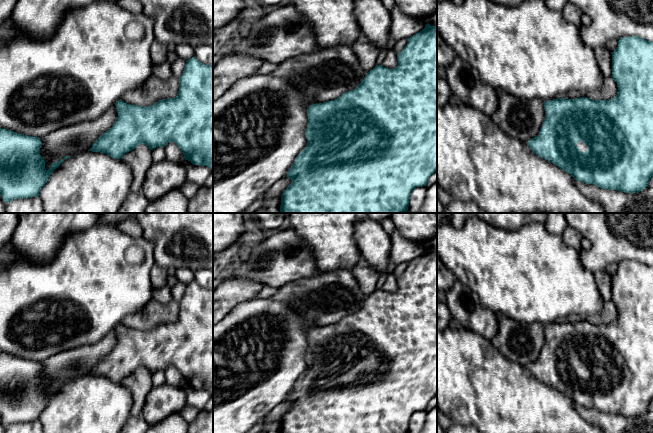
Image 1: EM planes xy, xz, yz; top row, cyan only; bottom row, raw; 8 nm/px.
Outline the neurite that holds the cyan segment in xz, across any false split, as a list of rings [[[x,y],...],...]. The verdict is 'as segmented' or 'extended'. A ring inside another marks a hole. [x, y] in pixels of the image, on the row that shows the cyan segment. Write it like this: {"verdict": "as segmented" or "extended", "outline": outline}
{"verdict": "as segmented", "outline": [[[428,23],[422,31],[408,38],[407,45],[397,53],[397,60],[396,68],[376,65],[355,89],[332,101],[308,107],[307,145],[287,172],[286,177],[292,182],[281,195],[279,213],[407,213],[411,192],[416,187],[426,186],[429,177],[437,170],[437,27]]]}

